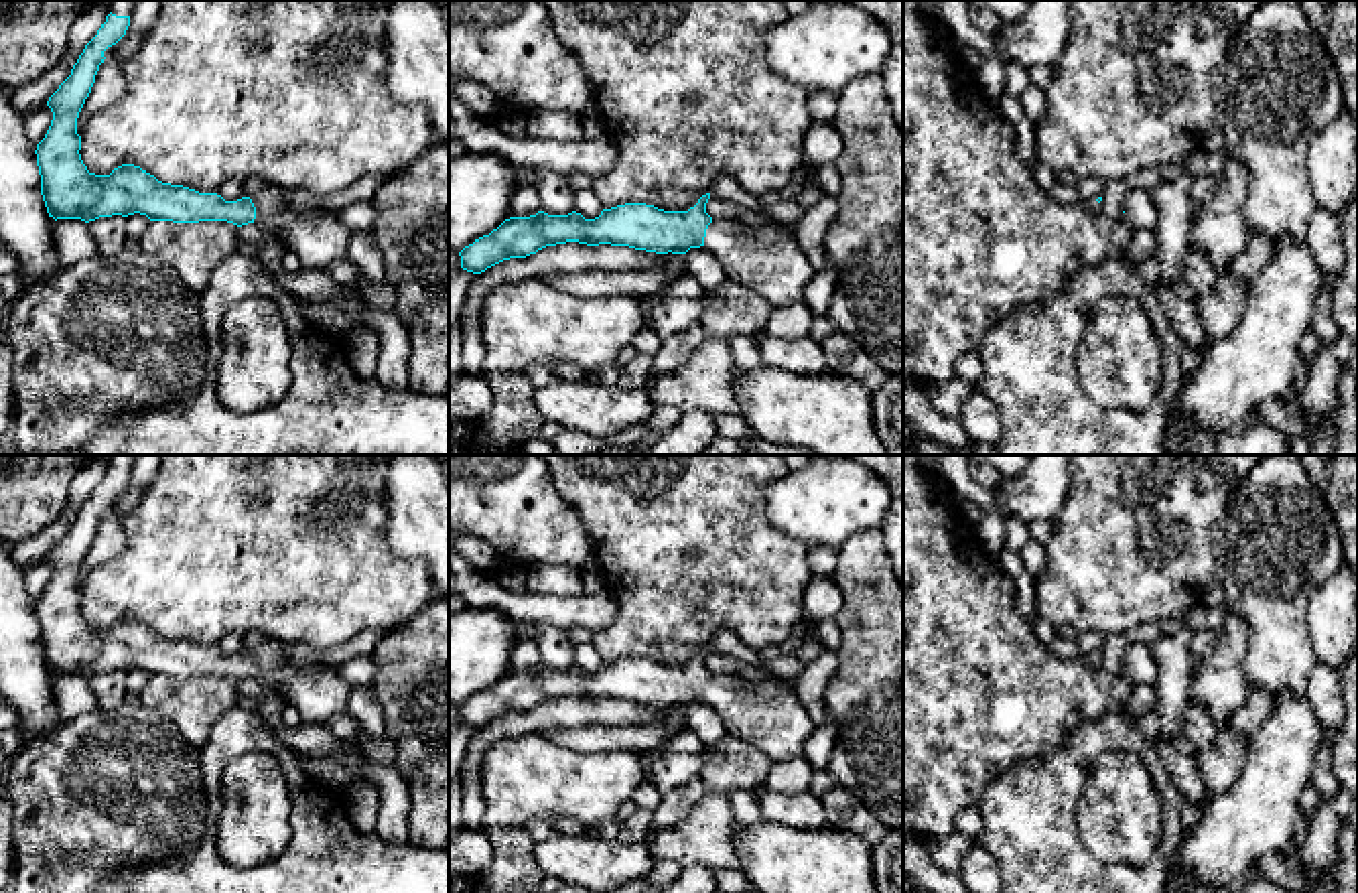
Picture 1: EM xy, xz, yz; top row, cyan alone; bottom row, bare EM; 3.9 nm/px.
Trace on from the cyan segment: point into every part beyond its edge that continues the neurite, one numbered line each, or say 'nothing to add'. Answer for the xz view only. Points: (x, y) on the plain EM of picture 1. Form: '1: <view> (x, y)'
1: xz (766, 713)

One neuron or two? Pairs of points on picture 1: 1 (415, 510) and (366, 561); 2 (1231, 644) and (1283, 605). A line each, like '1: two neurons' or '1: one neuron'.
1: two neurons
2: two neurons

